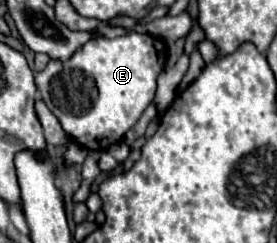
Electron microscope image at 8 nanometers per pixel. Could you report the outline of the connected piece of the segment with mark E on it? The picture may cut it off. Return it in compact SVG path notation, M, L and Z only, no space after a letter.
M131 32L127 36L117 38L105 38L97 36L85 42L81 50L75 50L75 54L67 62L49 60L45 70L35 74L35 86L47 104L47 108L57 116L67 136L71 136L75 142L89 150L105 150L109 144L121 140L129 128L135 126L139 116L145 112L145 108L151 104L155 96L155 80L159 72L165 66L165 46L163 42L155 40L149 34Z

